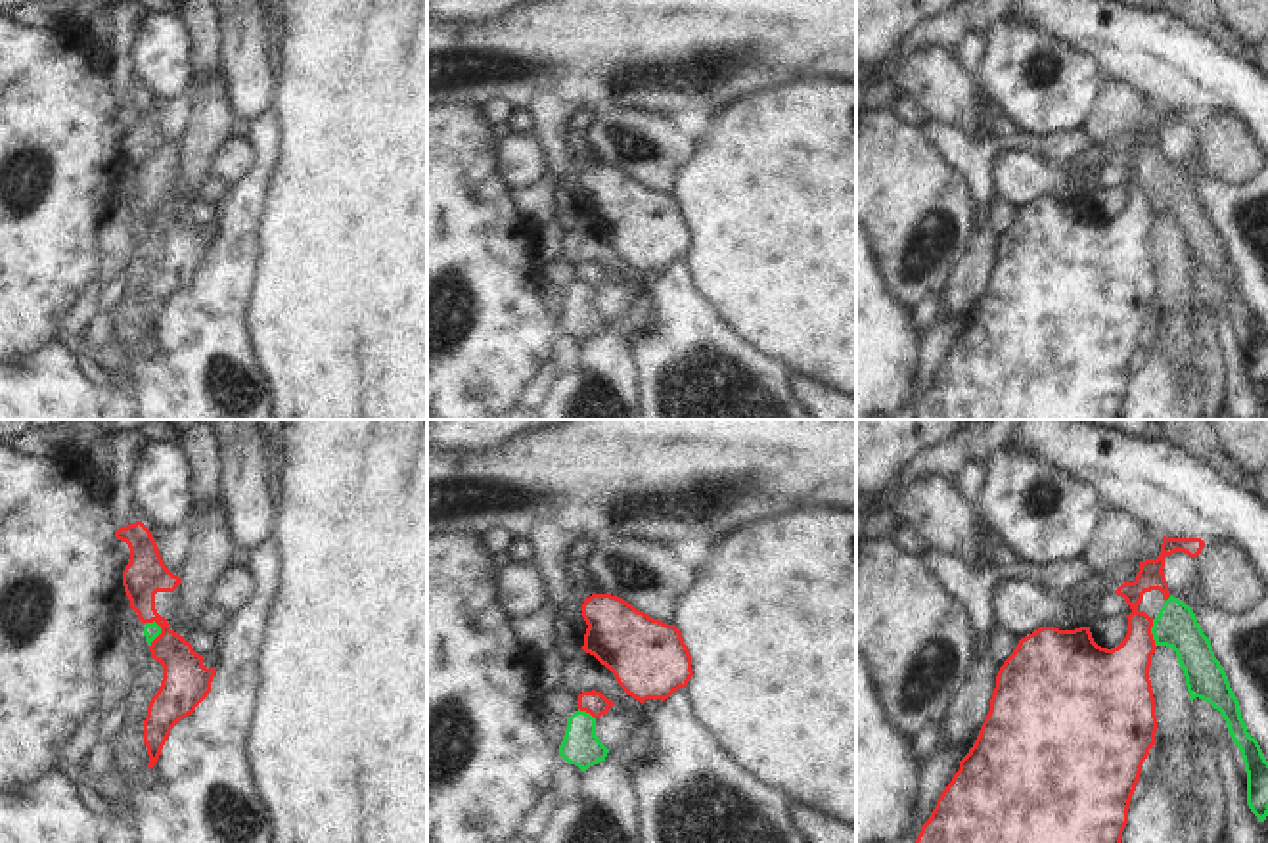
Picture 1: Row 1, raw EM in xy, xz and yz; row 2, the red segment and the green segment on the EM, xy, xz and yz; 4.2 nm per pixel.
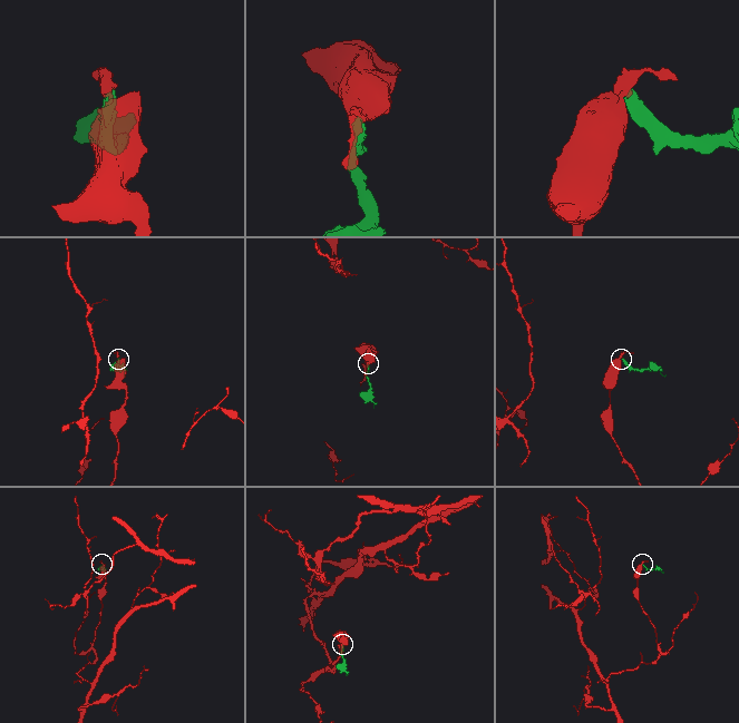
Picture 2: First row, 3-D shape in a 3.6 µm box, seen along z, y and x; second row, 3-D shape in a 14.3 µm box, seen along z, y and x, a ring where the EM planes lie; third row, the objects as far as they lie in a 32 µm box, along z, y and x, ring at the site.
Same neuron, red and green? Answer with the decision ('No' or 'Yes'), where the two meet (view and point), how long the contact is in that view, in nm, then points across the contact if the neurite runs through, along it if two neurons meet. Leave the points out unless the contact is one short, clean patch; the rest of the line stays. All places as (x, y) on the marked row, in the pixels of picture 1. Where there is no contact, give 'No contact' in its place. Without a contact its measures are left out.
No. Touches red at xy (161, 633). Shared border 120 nm

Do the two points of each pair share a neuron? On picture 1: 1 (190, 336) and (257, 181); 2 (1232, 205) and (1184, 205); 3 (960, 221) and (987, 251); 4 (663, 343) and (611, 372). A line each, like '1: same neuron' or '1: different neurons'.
1: same neuron
2: different neurons
3: different neurons
4: different neurons

